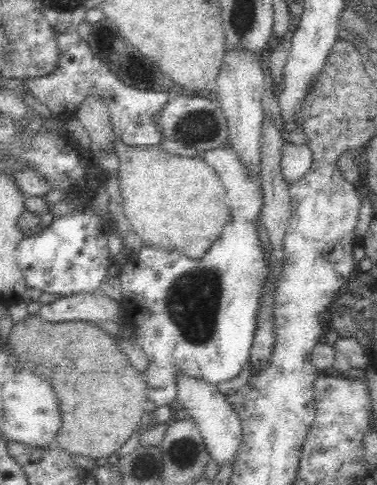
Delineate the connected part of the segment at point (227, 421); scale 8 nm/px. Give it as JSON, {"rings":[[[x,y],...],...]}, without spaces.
{"rings":[[[184,373],[177,374],[177,399],[182,403],[183,415],[193,419],[203,436],[207,451],[219,466],[234,462],[236,452],[242,442],[243,430],[238,413],[228,403],[224,394],[221,394],[216,384],[189,377]]]}

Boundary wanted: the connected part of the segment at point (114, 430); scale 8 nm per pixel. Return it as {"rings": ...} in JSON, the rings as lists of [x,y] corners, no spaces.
{"rings":[[[39,314],[26,316],[23,322],[18,322],[13,326],[10,336],[8,338],[7,347],[14,356],[18,357],[18,360],[23,364],[23,368],[29,368],[34,374],[42,376],[44,380],[50,380],[52,386],[54,386],[54,392],[56,397],[60,400],[60,412],[62,412],[62,424],[58,429],[55,436],[54,445],[63,448],[68,454],[88,456],[88,458],[108,458],[114,453],[118,453],[121,445],[123,445],[137,430],[136,427],[140,423],[140,418],[144,416],[145,404],[149,401],[148,396],[145,394],[147,390],[144,375],[138,372],[128,360],[128,357],[118,348],[115,343],[115,337],[103,332],[96,325],[90,324],[90,322],[82,321],[69,321],[64,323],[46,322],[40,319]]]}

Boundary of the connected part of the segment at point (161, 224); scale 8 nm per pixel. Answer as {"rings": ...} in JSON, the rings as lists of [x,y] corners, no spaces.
{"rings":[[[116,138],[113,146],[116,146],[119,158],[119,189],[129,228],[140,236],[144,244],[165,248],[170,253],[176,251],[186,257],[204,257],[212,242],[222,234],[230,216],[226,191],[215,169],[201,158],[167,153],[159,144],[128,146]]]}

